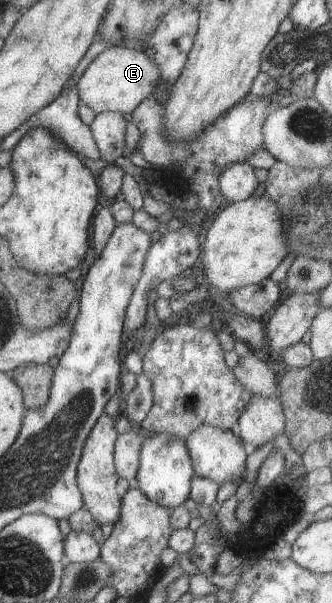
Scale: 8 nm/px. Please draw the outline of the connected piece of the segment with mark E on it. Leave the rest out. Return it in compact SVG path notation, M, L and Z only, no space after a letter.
M110 46L89 63L76 85L80 101L96 114L117 111L125 115L151 95L157 83L158 66L143 51Z

